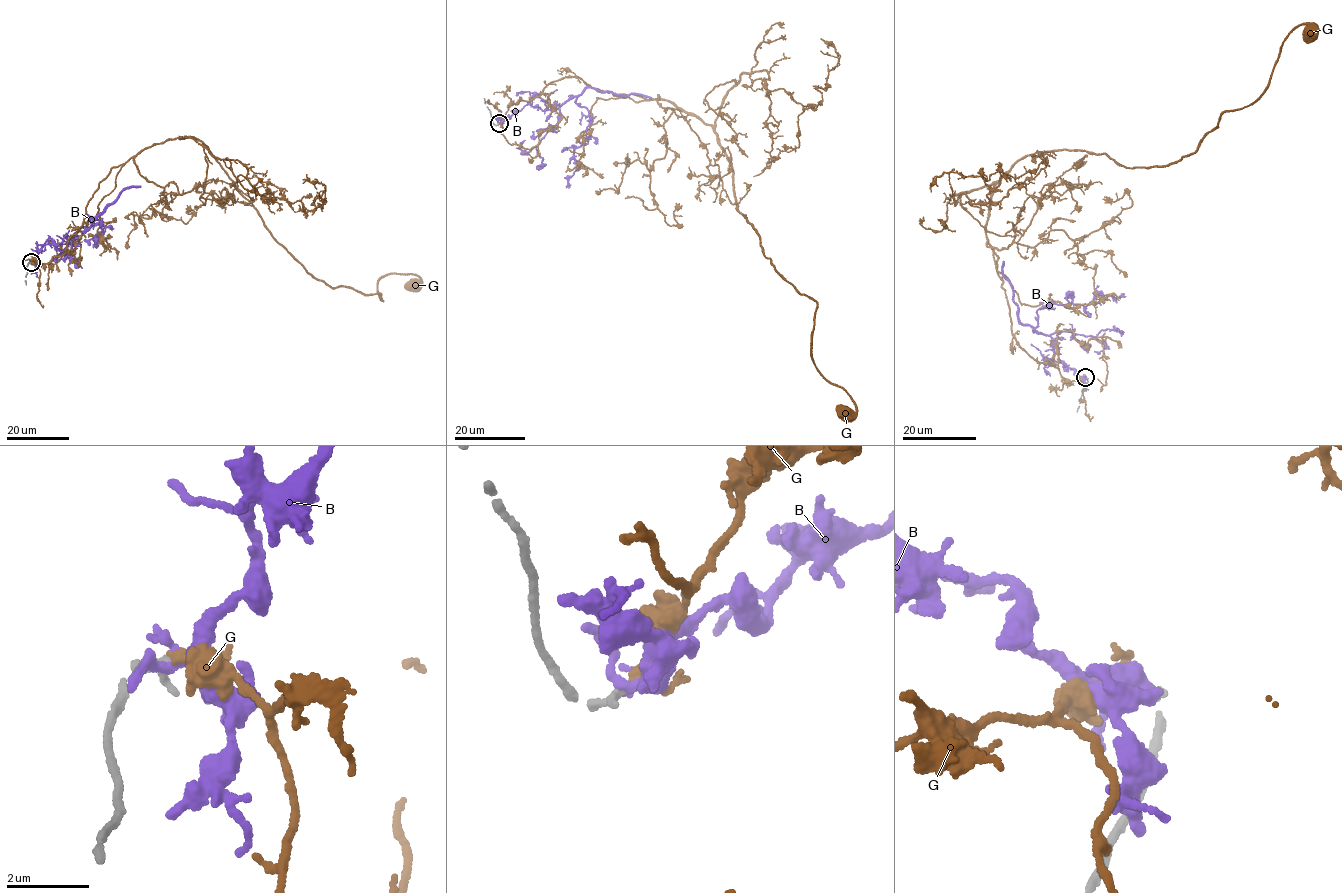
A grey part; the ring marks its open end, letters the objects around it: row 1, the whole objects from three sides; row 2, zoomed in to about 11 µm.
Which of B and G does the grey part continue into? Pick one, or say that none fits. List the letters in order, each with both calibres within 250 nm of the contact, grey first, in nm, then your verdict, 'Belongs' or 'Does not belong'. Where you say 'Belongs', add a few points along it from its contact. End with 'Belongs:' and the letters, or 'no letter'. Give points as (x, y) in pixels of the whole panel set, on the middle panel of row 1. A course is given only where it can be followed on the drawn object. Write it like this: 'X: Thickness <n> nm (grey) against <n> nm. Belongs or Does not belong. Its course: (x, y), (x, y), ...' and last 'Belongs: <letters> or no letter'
B: Thickness 240 nm (grey) against 280 nm. Does not belong
G: Thickness 200 nm (grey) against 160 nm. Belongs. Its course: (499, 123), (577, 76), (712, 127), (736, 210), (817, 303), (812, 358), (852, 400), (844, 412)
Belongs: G

